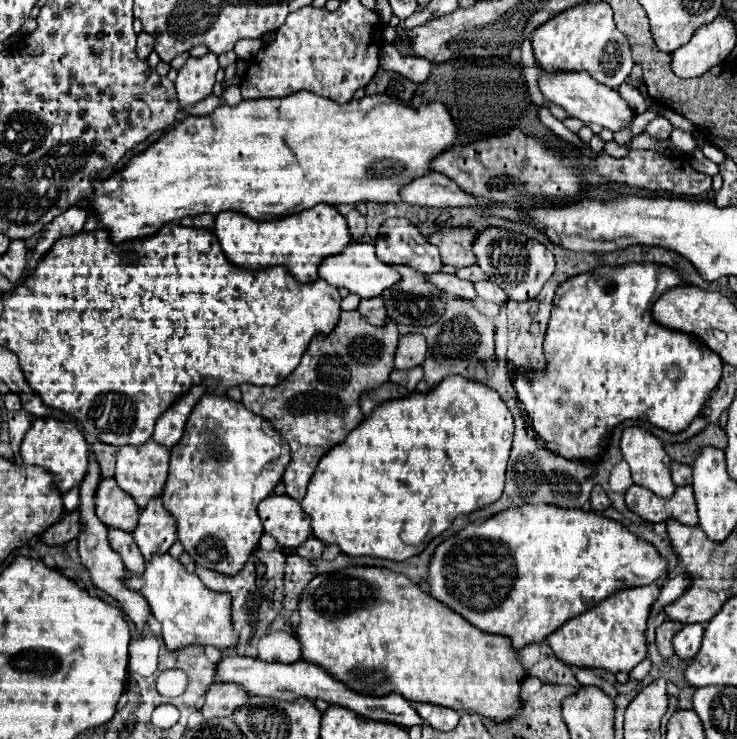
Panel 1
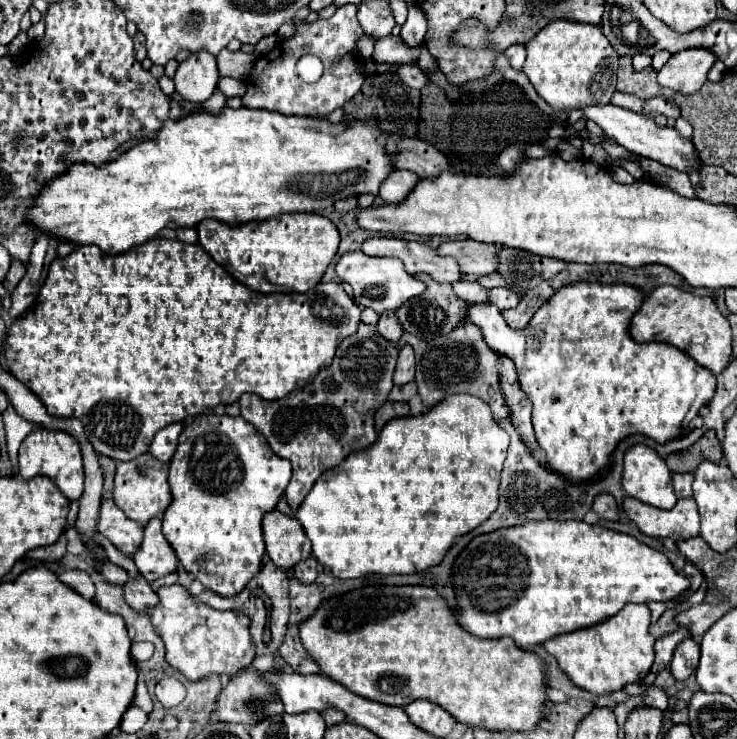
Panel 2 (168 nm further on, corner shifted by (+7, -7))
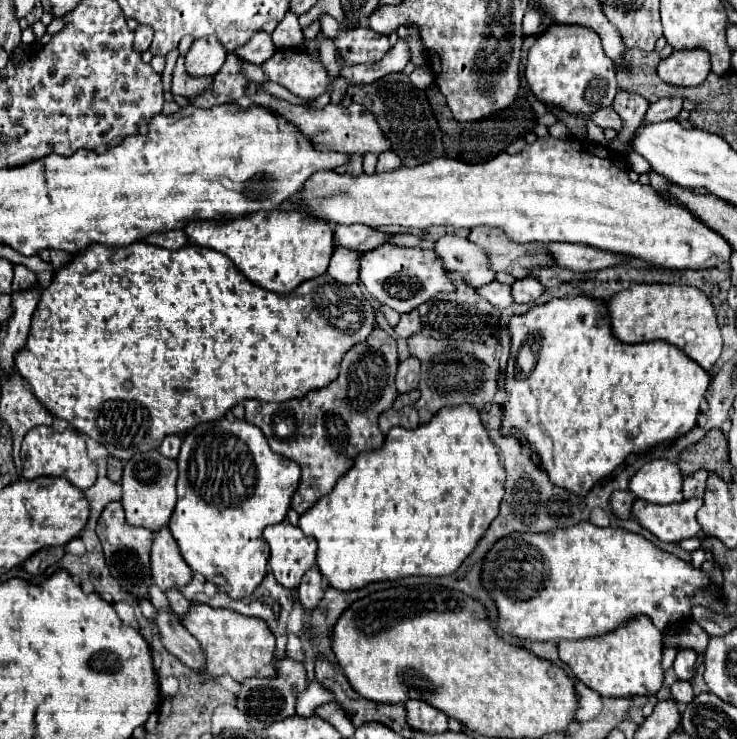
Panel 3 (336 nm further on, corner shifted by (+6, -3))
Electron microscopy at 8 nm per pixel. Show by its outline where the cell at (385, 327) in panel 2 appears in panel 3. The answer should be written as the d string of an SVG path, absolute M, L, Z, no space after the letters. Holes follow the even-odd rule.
M410 311L410 313L402 313L400 315L400 321L394 327L394 331L396 331L398 337L404 337L406 339L406 337L418 333L420 327L422 325L420 325L420 319L418 319L418 311Z

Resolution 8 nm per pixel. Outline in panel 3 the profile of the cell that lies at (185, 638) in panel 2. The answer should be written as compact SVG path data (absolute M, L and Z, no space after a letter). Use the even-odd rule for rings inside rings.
M192 603L188 613L182 615L182 623L198 639L206 657L204 673L212 679L230 675L234 681L242 683L248 677L274 675L274 635L262 619L246 617L230 609L214 609L206 603Z

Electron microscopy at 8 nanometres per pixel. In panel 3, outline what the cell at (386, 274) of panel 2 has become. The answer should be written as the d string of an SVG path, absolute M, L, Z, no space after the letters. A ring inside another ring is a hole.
M382 245L374 251L362 253L360 259L360 281L370 297L380 301L382 305L392 307L398 313L406 313L424 303L424 299L434 297L438 291L454 291L454 285L448 281L442 263L438 263L432 249L420 247L398 247L398 245Z

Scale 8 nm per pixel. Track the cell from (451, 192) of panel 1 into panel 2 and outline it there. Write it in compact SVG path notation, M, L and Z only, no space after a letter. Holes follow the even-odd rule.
M393 169L389 173L389 177L381 183L379 189L379 197L385 203L401 203L407 193L413 189L413 185L417 183L417 175L413 171L401 171L401 169Z

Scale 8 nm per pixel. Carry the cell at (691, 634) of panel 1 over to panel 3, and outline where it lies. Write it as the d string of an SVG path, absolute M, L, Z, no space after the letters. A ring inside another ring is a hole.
M680 649L676 659L674 659L674 671L678 679L690 681L694 677L694 665L696 665L698 653L694 649Z

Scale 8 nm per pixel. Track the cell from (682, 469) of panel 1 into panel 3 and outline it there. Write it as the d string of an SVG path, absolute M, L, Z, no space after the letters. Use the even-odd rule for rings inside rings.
M696 471L692 475L686 475L684 483L682 483L684 499L702 497L704 495L704 487L706 487L706 477L708 477L708 471Z

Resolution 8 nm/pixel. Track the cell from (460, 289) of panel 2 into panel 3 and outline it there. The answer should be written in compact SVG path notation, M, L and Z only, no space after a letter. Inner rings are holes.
M492 281L492 283L486 283L486 285L478 287L476 293L480 297L484 297L486 301L490 301L498 309L506 309L510 303L514 303L514 299L510 295L510 285L502 285L498 281Z

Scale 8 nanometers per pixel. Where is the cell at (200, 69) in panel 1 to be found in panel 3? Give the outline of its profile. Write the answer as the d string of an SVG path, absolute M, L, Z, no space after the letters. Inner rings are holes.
M214 37L196 39L186 53L186 71L192 77L216 75L226 61L226 49Z

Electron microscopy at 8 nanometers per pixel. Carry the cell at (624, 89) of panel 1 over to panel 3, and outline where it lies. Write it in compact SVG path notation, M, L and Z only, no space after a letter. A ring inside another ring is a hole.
M618 91L616 93L616 99L612 103L612 109L622 117L624 125L622 125L622 131L617 135L617 138L624 143L630 141L634 129L638 127L638 123L644 119L646 111L648 111L650 103L640 97L638 93L632 93L632 91Z

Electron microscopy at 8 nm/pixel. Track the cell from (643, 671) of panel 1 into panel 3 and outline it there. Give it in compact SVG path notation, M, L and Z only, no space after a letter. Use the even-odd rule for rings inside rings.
M690 621L690 623L686 623L686 625L680 627L680 629L666 631L663 636L663 646L665 648L690 647L690 649L702 653L702 651L706 649L708 639L710 639L710 635L708 635L702 627L698 627L698 623Z

